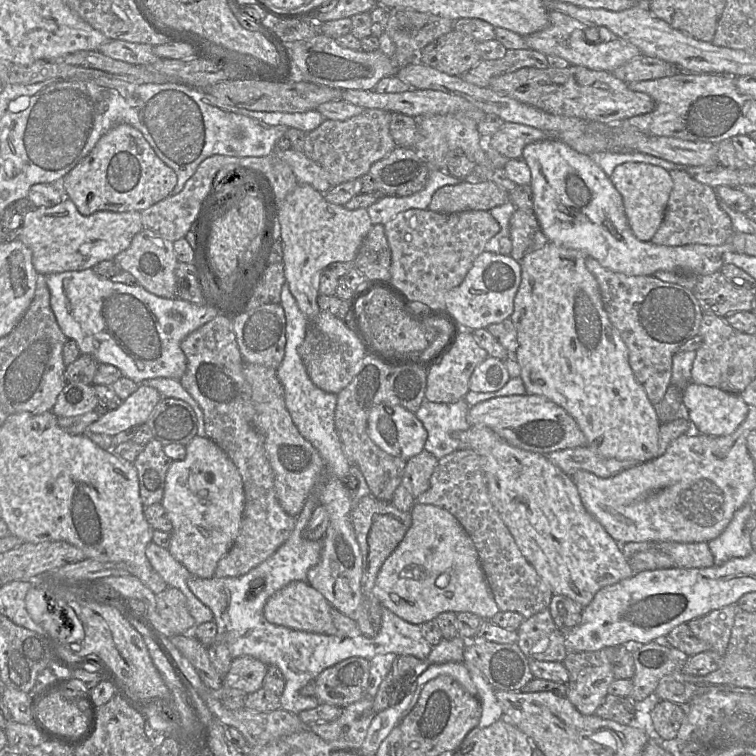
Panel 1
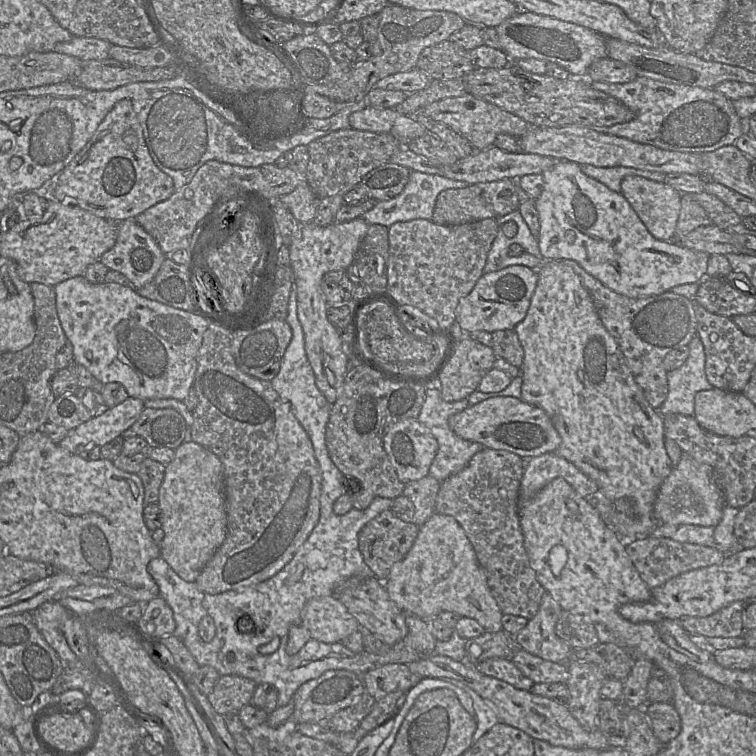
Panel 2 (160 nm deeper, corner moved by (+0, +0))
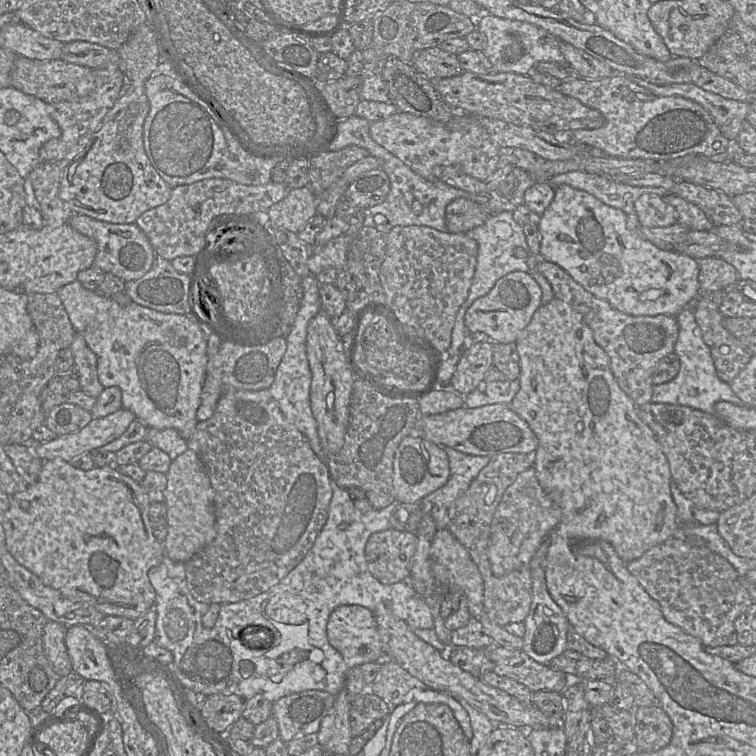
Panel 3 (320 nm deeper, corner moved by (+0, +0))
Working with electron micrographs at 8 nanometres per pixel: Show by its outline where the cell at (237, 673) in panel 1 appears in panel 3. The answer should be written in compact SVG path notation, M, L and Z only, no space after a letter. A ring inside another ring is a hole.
M219 693L207 696L200 712L208 730L226 734L232 724L242 717L246 701L234 694Z

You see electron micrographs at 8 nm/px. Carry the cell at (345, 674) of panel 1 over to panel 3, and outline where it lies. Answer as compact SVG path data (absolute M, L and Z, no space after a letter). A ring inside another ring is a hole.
M308 690L273 703L272 716L278 723L279 738L288 743L294 737L317 733L335 697L323 690Z

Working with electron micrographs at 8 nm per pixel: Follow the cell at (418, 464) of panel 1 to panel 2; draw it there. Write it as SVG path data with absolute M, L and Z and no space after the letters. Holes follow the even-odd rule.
M427 476L405 484L403 496L409 498L415 508L415 521L418 527L422 526L436 512L436 498L440 482Z

